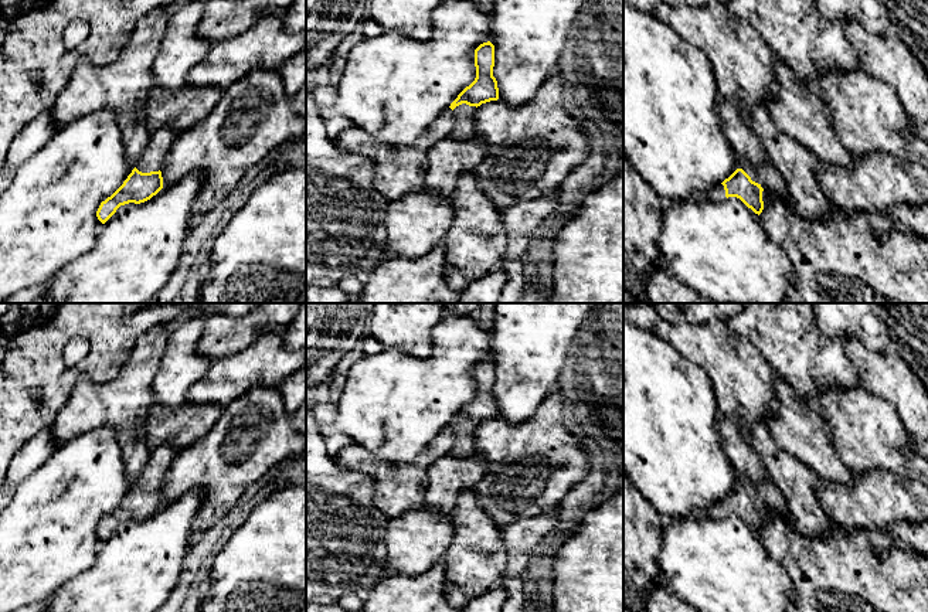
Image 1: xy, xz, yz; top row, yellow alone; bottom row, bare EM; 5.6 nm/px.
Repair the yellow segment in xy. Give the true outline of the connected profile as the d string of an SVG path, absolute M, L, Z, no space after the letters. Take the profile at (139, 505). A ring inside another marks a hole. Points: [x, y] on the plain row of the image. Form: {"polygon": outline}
{"polygon": "M164 442L150 450L147 465L136 480L136 484L123 502L101 520L96 534L105 541L120 523L140 521L150 517L163 506L162 483L179 450L171 442Z"}

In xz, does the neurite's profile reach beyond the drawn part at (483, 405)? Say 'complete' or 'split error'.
split error

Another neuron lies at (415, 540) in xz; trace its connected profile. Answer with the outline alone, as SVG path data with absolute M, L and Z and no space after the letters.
M422 507L390 518L384 543L387 562L383 579L417 577L438 564L453 538L452 514Z

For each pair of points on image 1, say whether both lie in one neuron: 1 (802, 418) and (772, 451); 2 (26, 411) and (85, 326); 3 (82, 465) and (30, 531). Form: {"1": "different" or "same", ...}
{"1": "different", "2": "same", "3": "same"}

